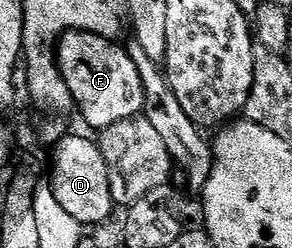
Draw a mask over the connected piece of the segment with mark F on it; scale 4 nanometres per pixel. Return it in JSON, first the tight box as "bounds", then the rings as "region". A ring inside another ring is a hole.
{"bounds":[55,30,144,132],"region":[[[70,30],[69,33],[61,35],[55,43],[55,61],[73,97],[72,105],[75,110],[77,106],[82,120],[94,132],[105,130],[111,124],[119,124],[119,120],[138,117],[144,108],[144,88],[140,74],[129,56],[128,49],[120,50],[117,44],[116,41],[82,30]]]}

